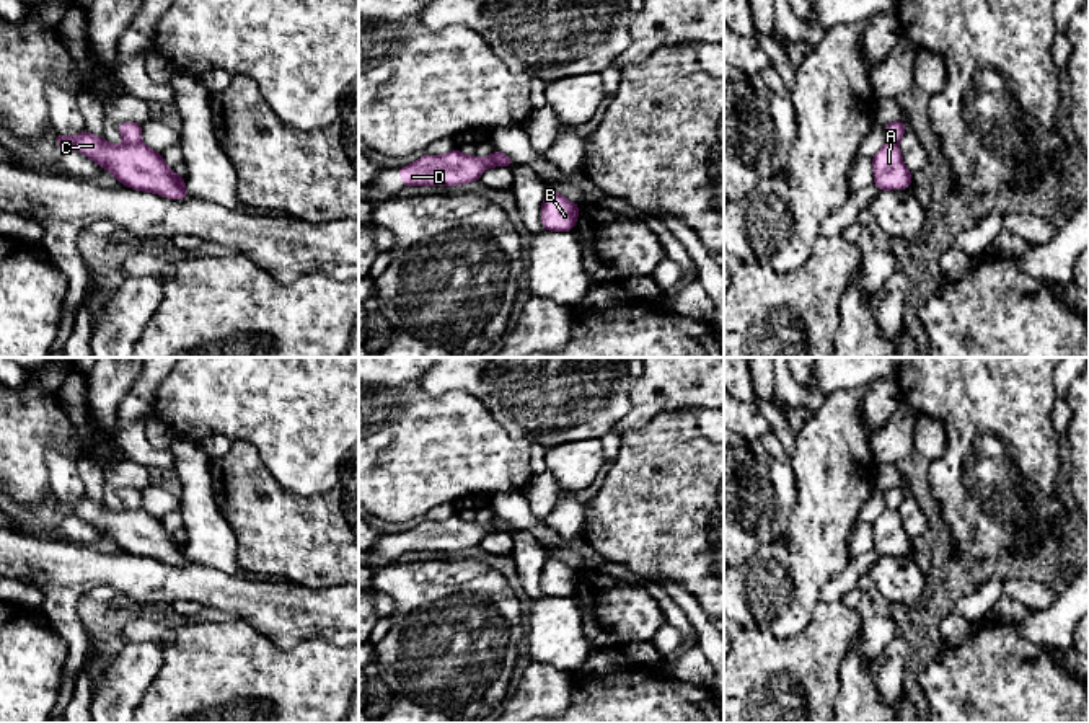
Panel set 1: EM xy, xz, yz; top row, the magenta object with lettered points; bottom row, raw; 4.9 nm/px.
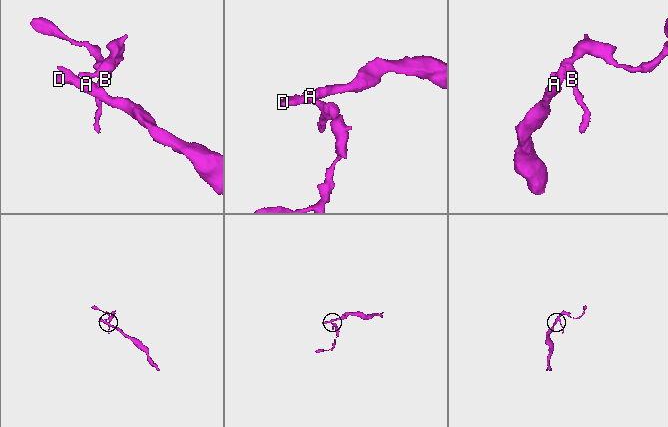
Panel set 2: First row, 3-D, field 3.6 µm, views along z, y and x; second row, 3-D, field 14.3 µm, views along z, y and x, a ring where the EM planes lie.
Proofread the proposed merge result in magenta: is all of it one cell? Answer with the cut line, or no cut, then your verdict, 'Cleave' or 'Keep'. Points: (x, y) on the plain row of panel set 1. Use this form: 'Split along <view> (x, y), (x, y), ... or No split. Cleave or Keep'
Split along xy (124, 506), (139, 508). Cleave

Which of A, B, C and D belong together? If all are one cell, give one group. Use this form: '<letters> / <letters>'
A C D / B

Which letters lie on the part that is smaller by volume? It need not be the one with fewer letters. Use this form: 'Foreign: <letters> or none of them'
Foreign: B

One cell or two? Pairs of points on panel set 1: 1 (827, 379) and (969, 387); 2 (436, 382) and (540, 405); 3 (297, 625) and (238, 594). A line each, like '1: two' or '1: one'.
1: two
2: one
3: one

